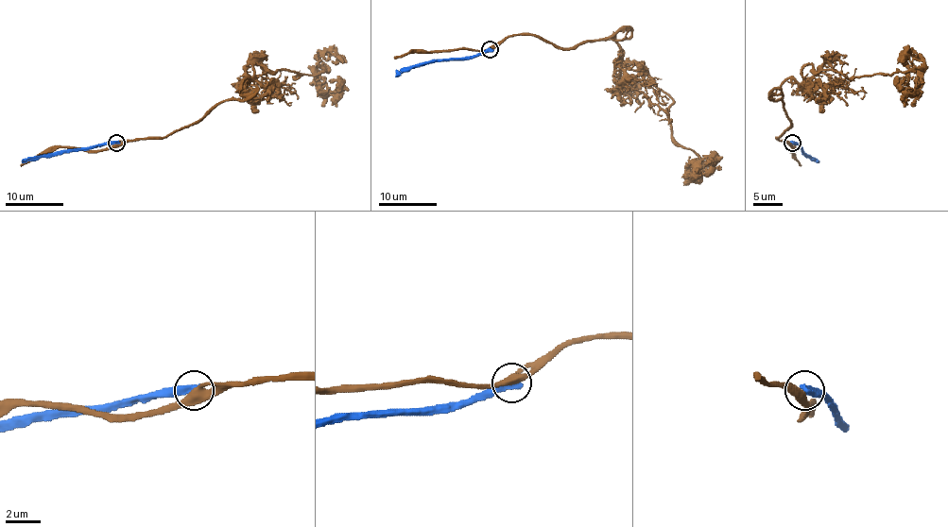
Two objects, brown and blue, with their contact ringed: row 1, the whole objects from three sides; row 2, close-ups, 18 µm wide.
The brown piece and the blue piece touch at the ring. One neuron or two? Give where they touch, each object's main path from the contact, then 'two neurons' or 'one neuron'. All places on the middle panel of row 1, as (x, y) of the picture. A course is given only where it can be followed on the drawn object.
(490, 49) | brown via (490, 48), (613, 38), (672, 100), (671, 136), (702, 163), (694, 180), (713, 164), (702, 155) | blue via (490, 49), (460, 59), (419, 62), (405, 67), (396, 76) | two neurons

